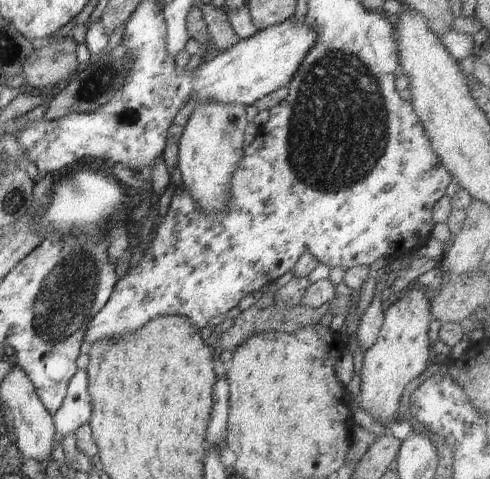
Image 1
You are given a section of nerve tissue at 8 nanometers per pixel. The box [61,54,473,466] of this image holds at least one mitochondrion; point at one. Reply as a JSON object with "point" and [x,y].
{"point":[92,88]}

